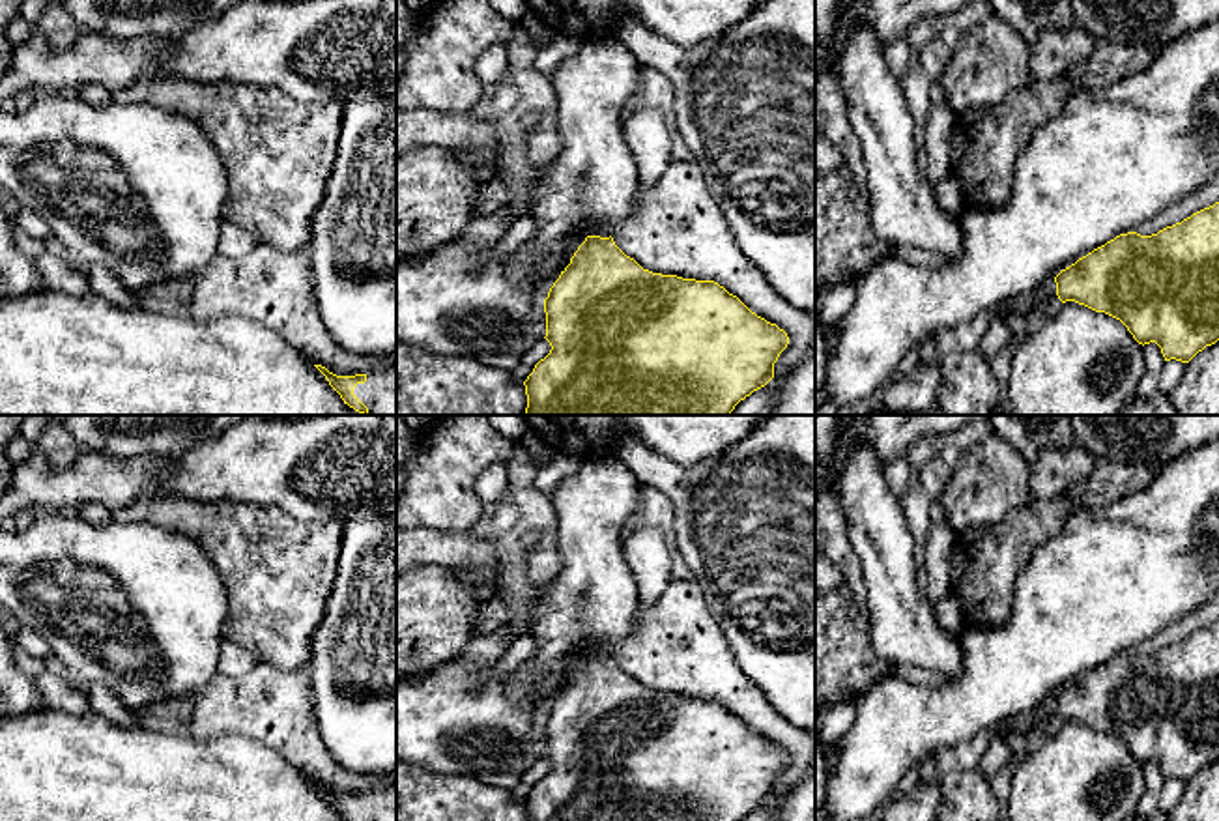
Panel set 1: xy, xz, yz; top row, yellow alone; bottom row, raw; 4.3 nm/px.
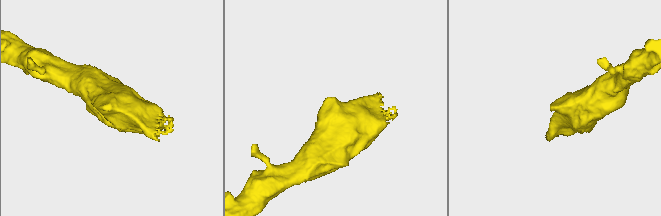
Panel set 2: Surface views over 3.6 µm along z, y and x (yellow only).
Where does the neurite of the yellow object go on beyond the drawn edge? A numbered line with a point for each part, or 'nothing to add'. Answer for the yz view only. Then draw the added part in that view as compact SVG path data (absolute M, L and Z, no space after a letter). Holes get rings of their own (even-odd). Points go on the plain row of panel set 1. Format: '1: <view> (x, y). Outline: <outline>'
1: yz (1021, 722). Outline: M1051 698L1047 703L1043 703L1041 707L1034 709L1028 714L1017 714L998 726L995 726L995 737L1002 737L1008 733L1025 733L1034 720L1038 720L1040 714L1043 714L1047 709L1056 713L1056 701L1054 698Z

